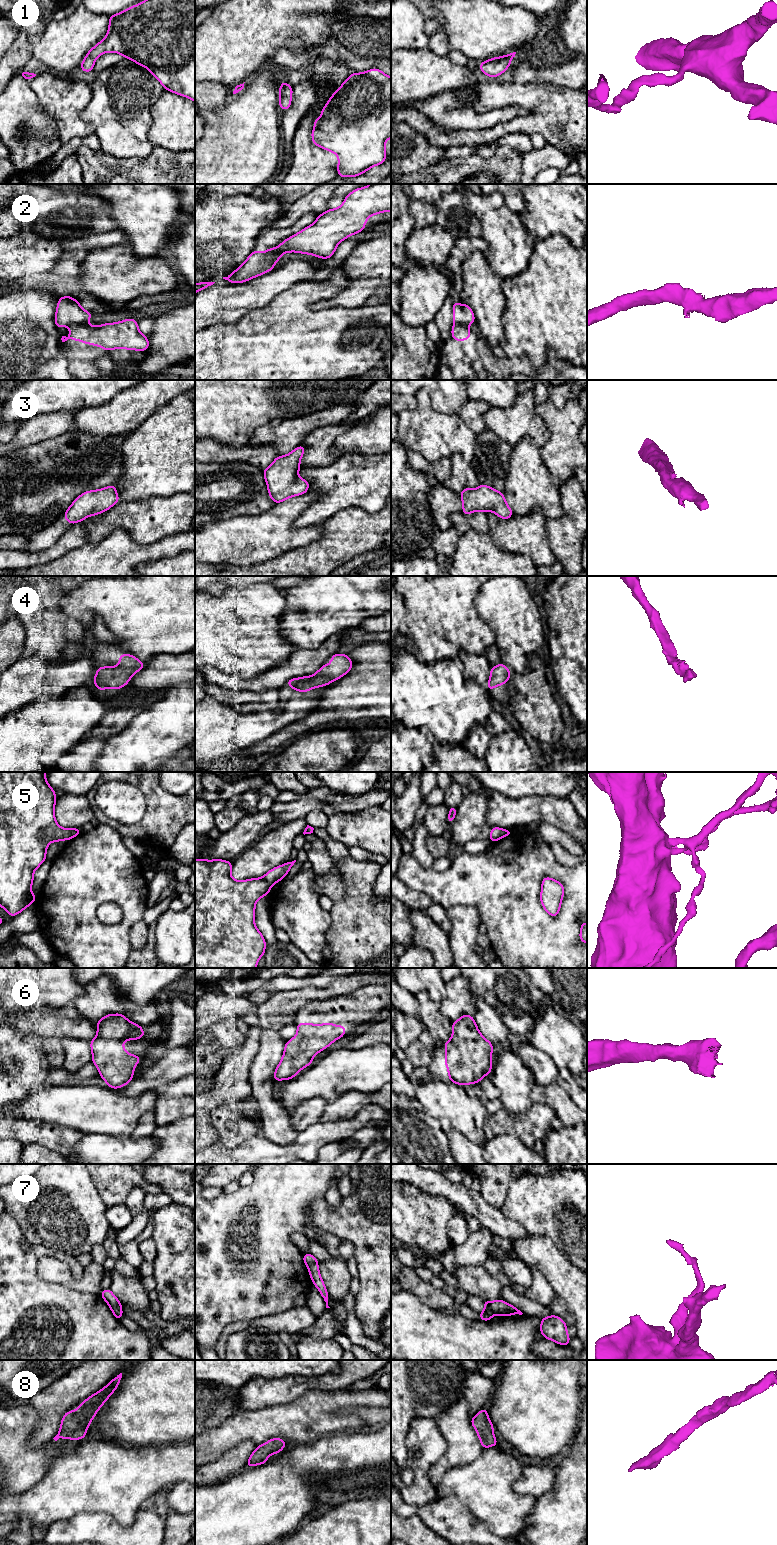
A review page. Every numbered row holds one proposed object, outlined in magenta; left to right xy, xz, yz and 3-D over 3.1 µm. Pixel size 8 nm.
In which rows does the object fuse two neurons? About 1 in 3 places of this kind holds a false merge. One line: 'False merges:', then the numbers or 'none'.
False merges: 2, 5

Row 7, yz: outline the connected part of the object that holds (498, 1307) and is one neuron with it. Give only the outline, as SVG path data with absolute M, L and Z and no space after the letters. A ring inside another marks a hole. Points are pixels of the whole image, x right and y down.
M484 1300L484 1311L479 1313L480 1320L489 1321L493 1315L509 1316L523 1313L513 1305L506 1303L503 1300L488 1301Z

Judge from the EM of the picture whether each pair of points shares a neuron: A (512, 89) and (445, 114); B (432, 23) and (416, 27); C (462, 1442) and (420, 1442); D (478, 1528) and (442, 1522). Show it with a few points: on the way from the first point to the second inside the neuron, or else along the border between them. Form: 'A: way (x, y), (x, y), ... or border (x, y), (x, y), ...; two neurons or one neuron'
A: border (470, 87), (477, 111), (495, 109); two neurons
B: border (425, 19), (424, 32), (428, 37); two neurons
C: border (435, 1421), (446, 1442), (446, 1452), (436, 1463); two neurons
D: way (469, 1528), (451, 1522); one neuron

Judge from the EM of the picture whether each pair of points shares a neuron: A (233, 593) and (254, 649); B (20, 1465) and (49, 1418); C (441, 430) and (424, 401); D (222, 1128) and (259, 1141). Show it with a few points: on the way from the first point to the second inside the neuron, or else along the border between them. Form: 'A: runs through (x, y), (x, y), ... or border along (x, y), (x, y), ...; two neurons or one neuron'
A: runs through (232, 607), (232, 627), (240, 635); one neuron
B: border along (38, 1421), (31, 1439), (33, 1446); two neurons
C: runs through (434, 423), (425, 414), (425, 408); one neuron
D: border along (259, 1132), (238, 1141); two neurons

